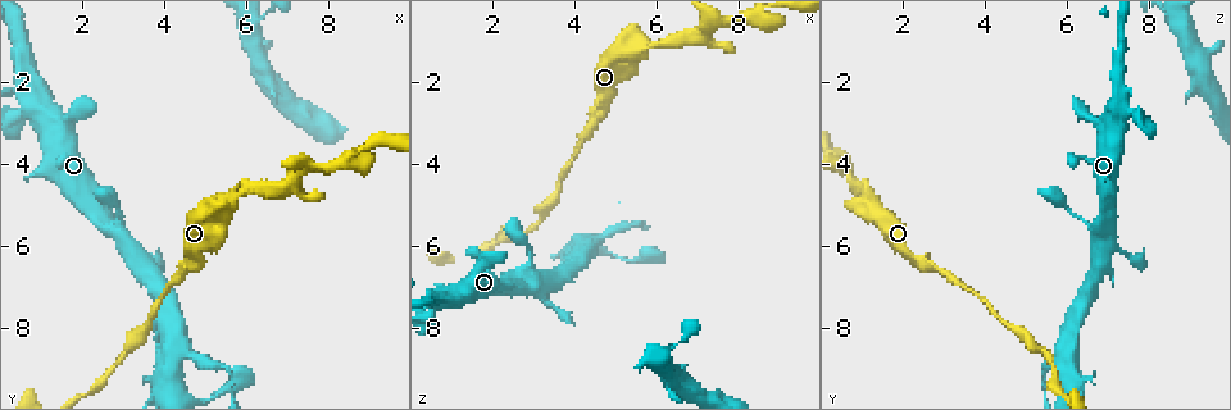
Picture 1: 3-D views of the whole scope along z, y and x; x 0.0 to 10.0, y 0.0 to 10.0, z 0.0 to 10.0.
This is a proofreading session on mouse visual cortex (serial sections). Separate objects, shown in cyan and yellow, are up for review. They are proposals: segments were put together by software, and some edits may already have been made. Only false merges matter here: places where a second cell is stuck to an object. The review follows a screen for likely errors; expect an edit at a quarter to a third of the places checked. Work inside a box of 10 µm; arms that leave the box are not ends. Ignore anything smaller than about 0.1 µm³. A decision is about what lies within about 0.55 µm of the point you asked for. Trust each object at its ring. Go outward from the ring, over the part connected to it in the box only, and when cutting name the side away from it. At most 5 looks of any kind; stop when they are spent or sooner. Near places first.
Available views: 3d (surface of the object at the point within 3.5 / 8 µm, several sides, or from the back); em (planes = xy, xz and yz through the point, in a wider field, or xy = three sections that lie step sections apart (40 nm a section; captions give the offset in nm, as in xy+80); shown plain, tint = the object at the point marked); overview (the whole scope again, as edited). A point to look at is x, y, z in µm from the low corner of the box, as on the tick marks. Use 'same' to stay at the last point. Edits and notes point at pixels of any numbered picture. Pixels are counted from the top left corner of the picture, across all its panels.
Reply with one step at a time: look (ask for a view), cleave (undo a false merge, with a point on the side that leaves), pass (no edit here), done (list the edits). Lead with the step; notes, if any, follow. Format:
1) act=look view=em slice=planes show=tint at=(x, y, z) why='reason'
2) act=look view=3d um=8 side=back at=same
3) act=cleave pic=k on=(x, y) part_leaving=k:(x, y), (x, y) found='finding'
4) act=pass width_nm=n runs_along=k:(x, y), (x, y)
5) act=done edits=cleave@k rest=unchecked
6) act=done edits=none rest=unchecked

act=look view=3d um=3.5 side=back at=(3.10, 5.85, 6.85) why='a fork'

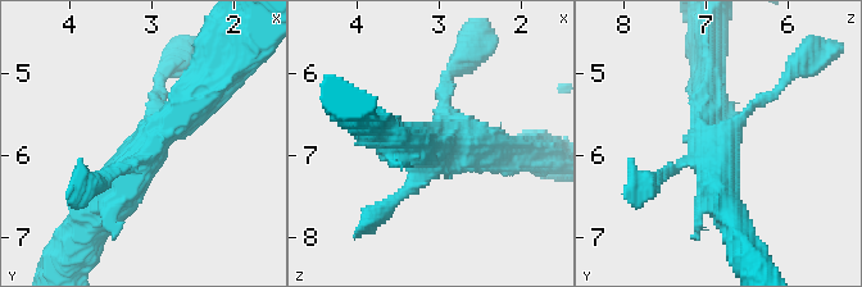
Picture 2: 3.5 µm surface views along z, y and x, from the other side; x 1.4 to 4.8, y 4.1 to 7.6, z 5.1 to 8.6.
act=look view=em slice=xy step=5 show=tint at=(3.05, 5.90, 6.90)

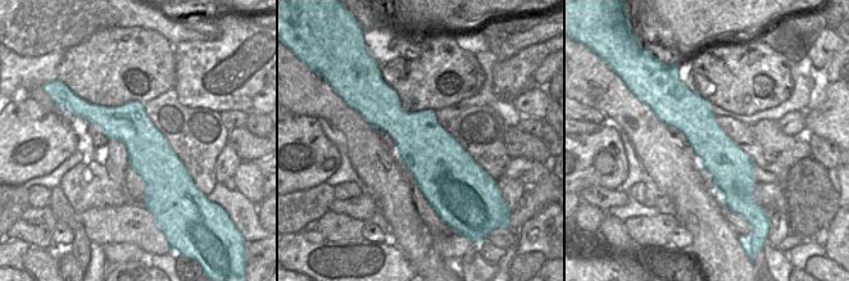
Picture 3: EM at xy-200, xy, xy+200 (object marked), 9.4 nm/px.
act=pass runs_along=2:(211, 82), (148, 145), (92, 213) found='one cell here'

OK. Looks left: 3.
act=look view=em slice=xy step=5 show=tint at=(4.35, 8.50, 6.05) why='a fork'

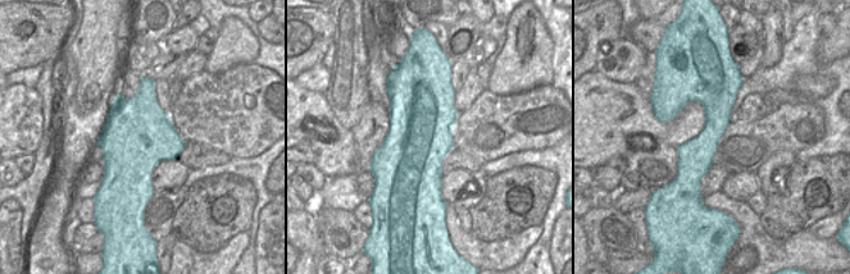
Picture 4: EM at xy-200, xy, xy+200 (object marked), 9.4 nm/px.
act=look view=3d um=3.5 side=back at=same why='wider look'

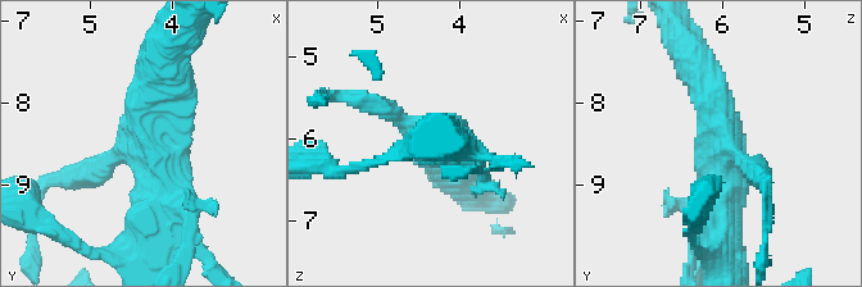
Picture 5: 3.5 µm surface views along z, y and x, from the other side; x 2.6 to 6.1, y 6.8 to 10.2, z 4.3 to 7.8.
act=pass arm_widths_nm=250,450,500 runs_along=5:(694, 62), (720, 124), (720, 223) found='continuous, no second cell'

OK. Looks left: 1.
act=done edits=none rest=unchecked

